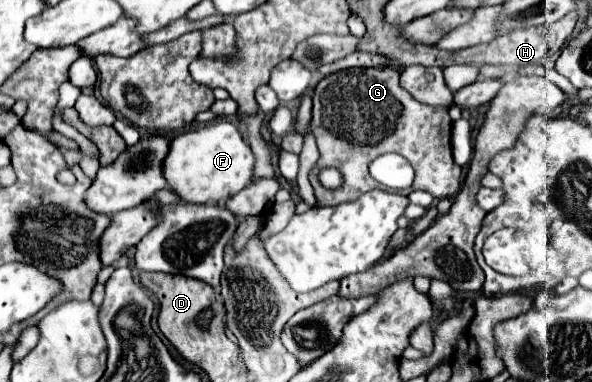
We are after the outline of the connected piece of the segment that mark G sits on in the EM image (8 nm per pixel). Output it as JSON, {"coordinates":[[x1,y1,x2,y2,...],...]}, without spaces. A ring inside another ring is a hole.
{"coordinates":[[350,68,350,70,340,70,324,80,318,82,314,88,312,96,312,134,316,138,320,158,316,166,310,172,310,182,316,192,316,198,320,206,336,206,342,202,356,200,368,190,374,190,374,180,368,172,368,164,386,152,396,152,402,154,404,158,410,160,415,171,412,184,413,190,426,190,434,198,452,198,460,190,460,180,462,180,462,168,454,162,452,158,452,144,450,144,450,130,452,130,452,120,448,116,448,108,430,108,426,104,416,102,400,84,398,84,398,70,394,68],[324,168,336,168,342,174,342,186,336,190,328,190,320,184,318,176,320,170]]}

